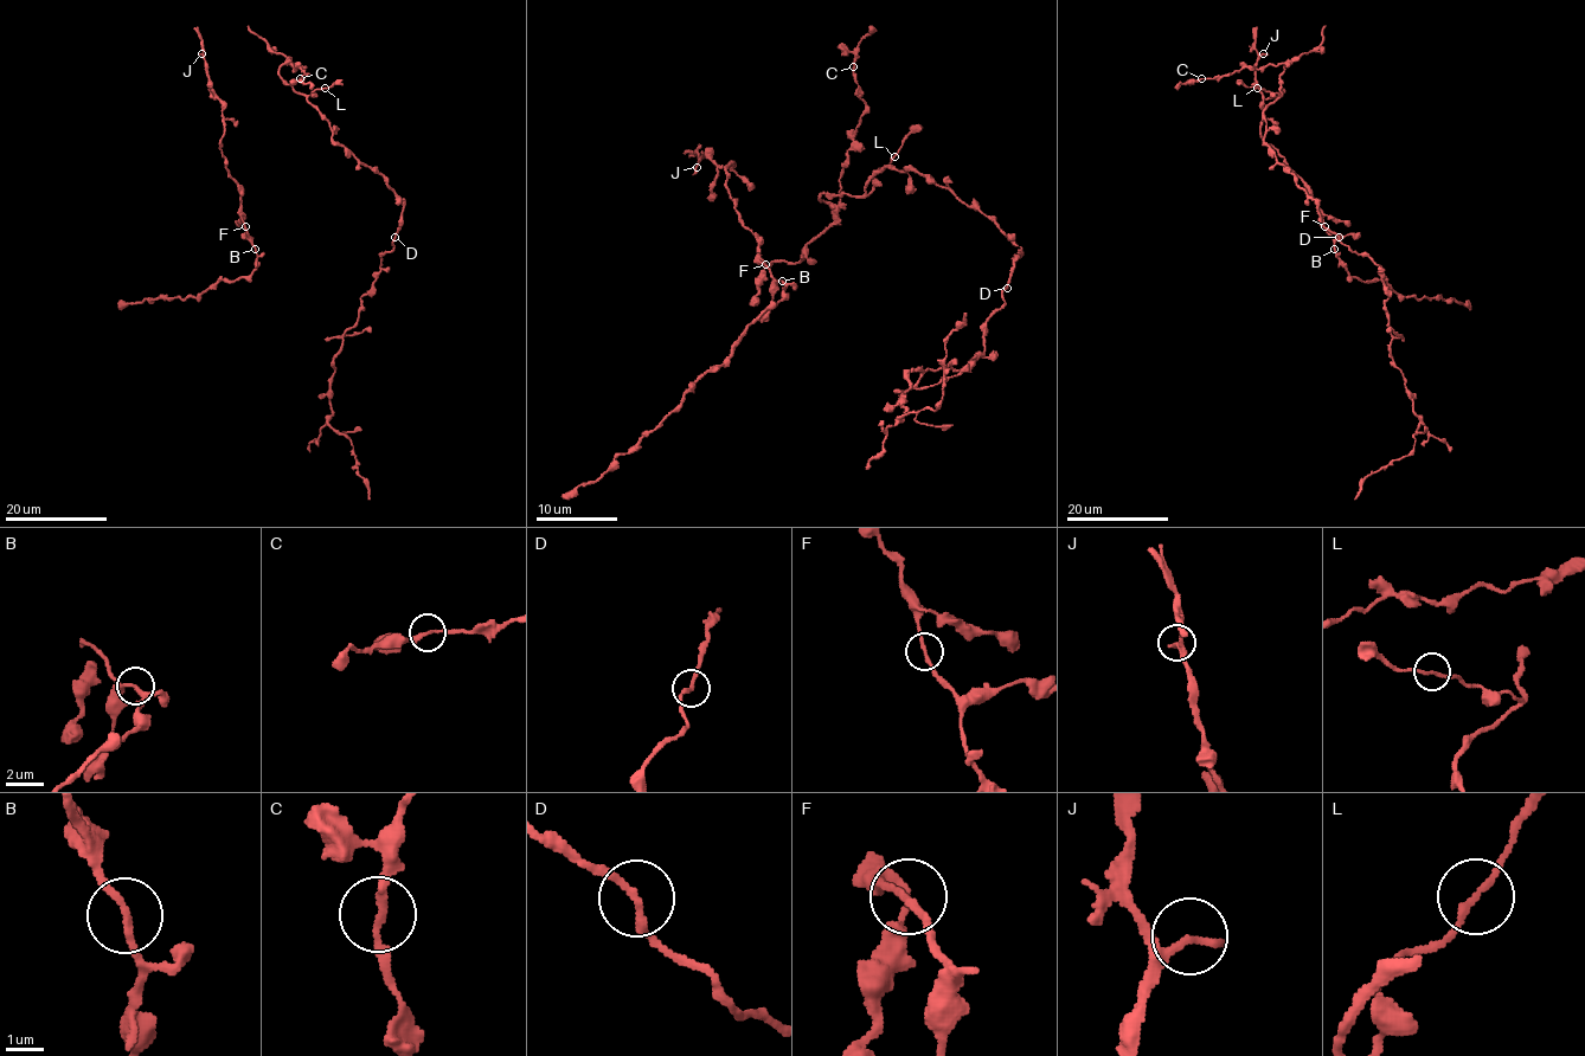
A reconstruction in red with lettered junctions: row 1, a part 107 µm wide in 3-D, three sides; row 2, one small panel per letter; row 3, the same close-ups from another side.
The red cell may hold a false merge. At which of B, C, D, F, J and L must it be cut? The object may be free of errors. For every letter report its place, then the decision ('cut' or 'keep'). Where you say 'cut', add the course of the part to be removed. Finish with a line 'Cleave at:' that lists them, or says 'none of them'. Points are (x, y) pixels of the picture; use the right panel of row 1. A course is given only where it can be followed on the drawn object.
B: (1334, 249) | keep
C: (1201, 78) | keep
D: (1339, 237) | keep
F: (1324, 226) | keep
J: (1263, 53) | keep
L: (1257, 88) | keep
Cleave at: none of them

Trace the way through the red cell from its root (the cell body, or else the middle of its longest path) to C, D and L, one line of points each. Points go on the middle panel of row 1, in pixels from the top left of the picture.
C: (906, 171), (884, 167), (861, 195), (822, 193), (821, 199), (839, 204), (847, 150), (865, 108), (853, 66)
D: (906, 171), (929, 175), (966, 204), (975, 205), (1020, 248), (1006, 287)
L: (906, 171), (884, 167), (865, 185), (865, 191), (872, 190), (873, 175), (894, 156)

